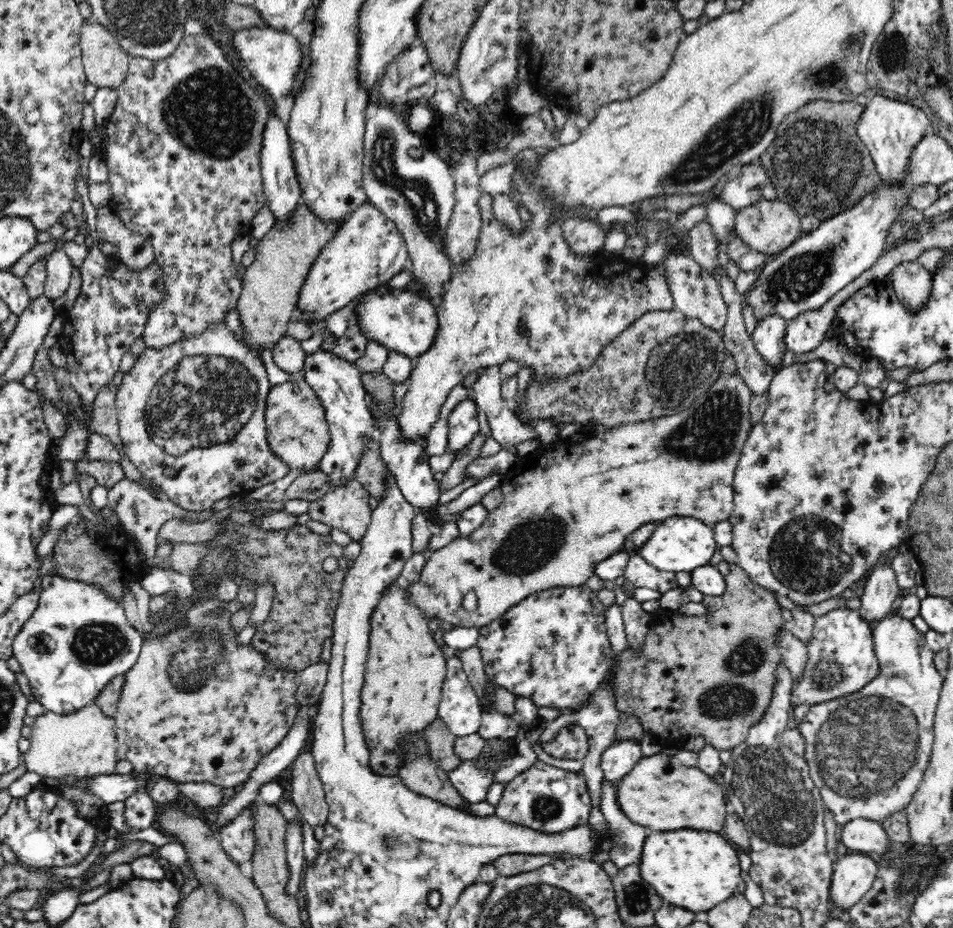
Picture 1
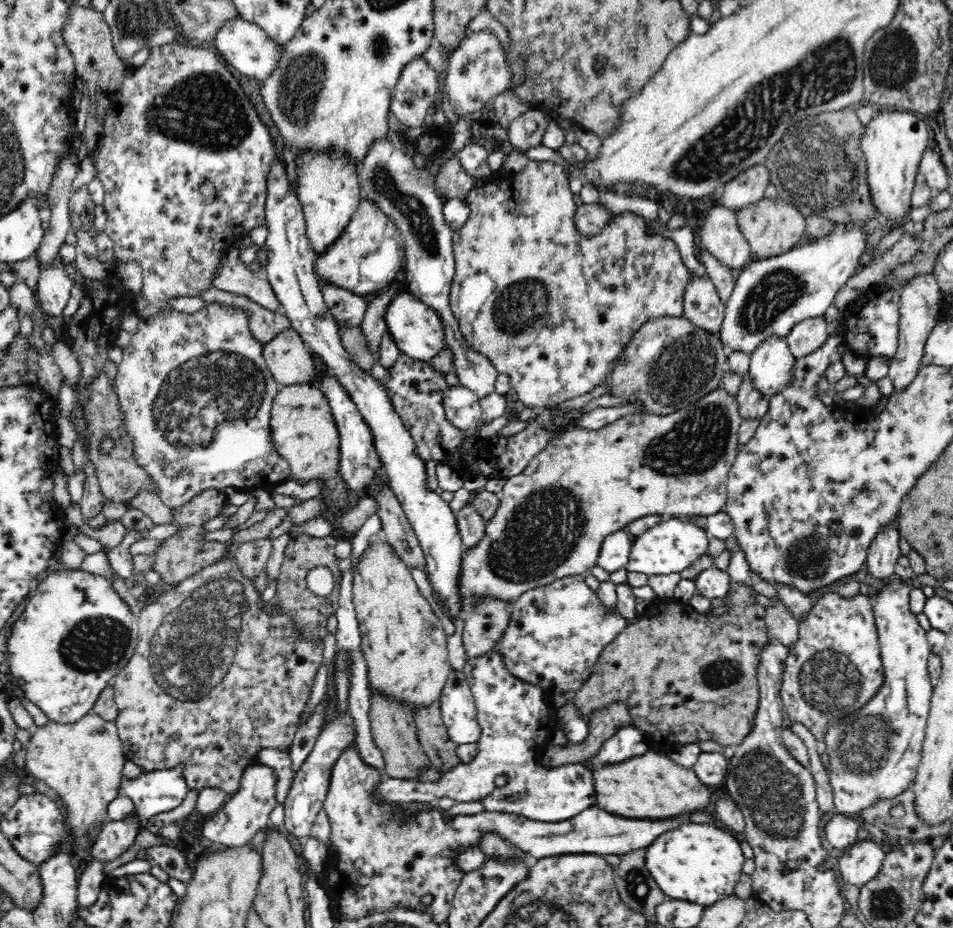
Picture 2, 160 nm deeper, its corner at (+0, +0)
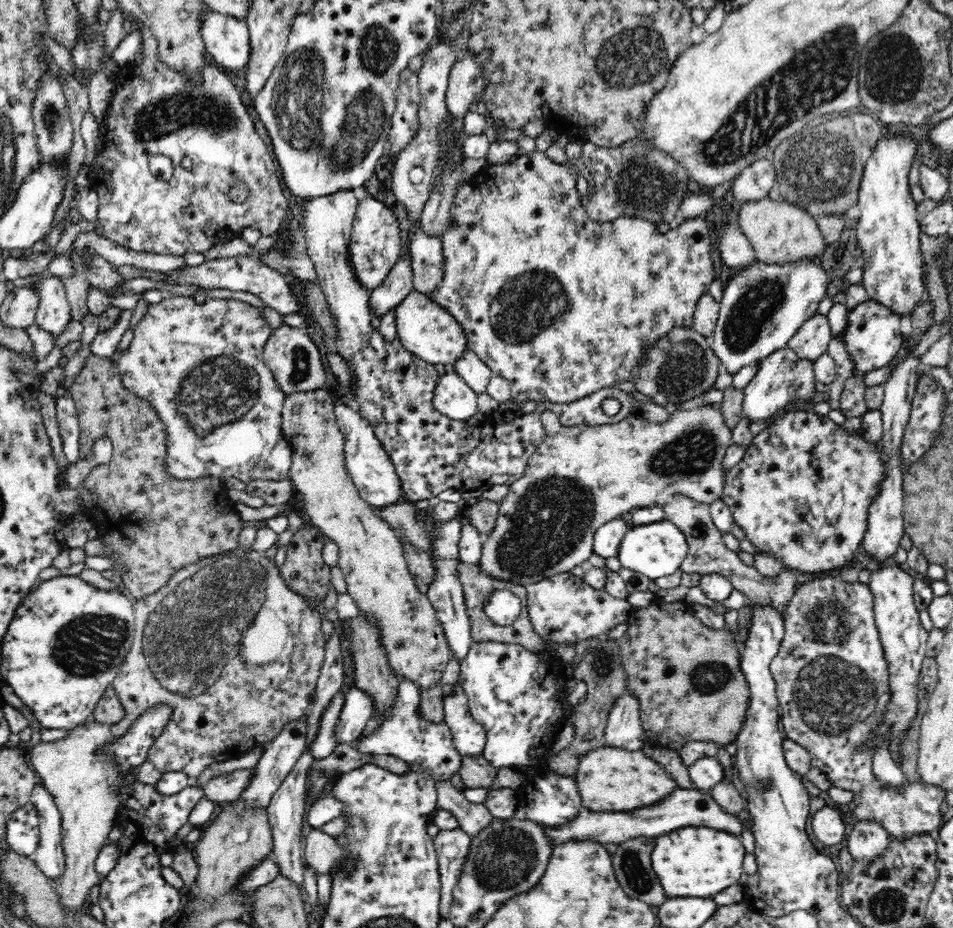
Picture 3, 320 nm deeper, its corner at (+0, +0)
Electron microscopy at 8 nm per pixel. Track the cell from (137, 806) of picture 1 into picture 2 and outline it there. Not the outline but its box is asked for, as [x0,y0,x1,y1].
[91,813,144,864]

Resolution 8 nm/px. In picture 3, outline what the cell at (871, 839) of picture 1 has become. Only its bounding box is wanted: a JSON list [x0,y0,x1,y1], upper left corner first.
[810,803,846,847]

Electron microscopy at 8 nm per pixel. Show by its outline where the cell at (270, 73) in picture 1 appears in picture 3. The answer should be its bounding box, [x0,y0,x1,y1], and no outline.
[200,8,250,70]

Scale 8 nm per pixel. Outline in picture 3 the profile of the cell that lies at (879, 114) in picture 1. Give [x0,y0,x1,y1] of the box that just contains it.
[856,134,927,320]

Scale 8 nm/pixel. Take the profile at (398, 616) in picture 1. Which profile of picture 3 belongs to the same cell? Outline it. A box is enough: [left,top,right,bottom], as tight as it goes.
[281,389,451,691]

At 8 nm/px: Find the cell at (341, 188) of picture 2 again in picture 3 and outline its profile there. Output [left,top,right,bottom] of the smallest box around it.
[303,191,638,504]

